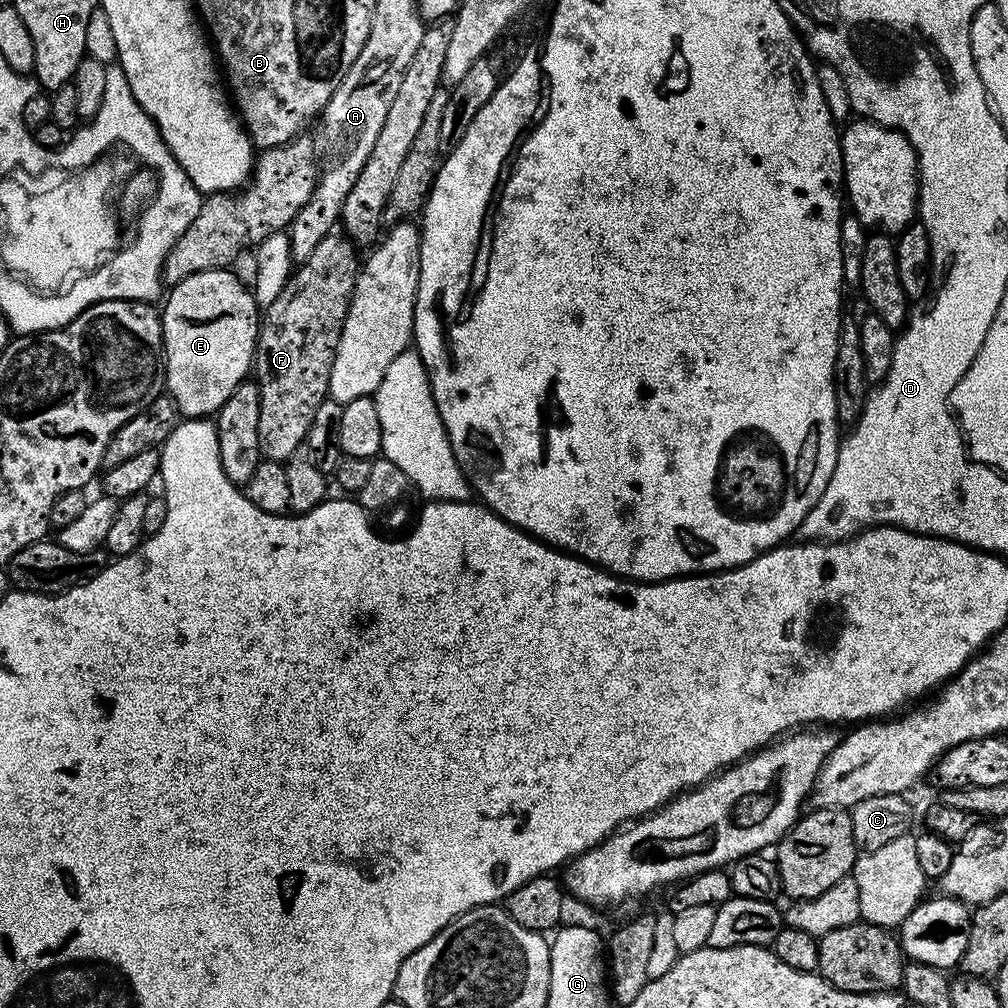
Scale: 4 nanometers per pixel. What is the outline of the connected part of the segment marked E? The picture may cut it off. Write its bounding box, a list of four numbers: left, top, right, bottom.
[162,268,262,418]

